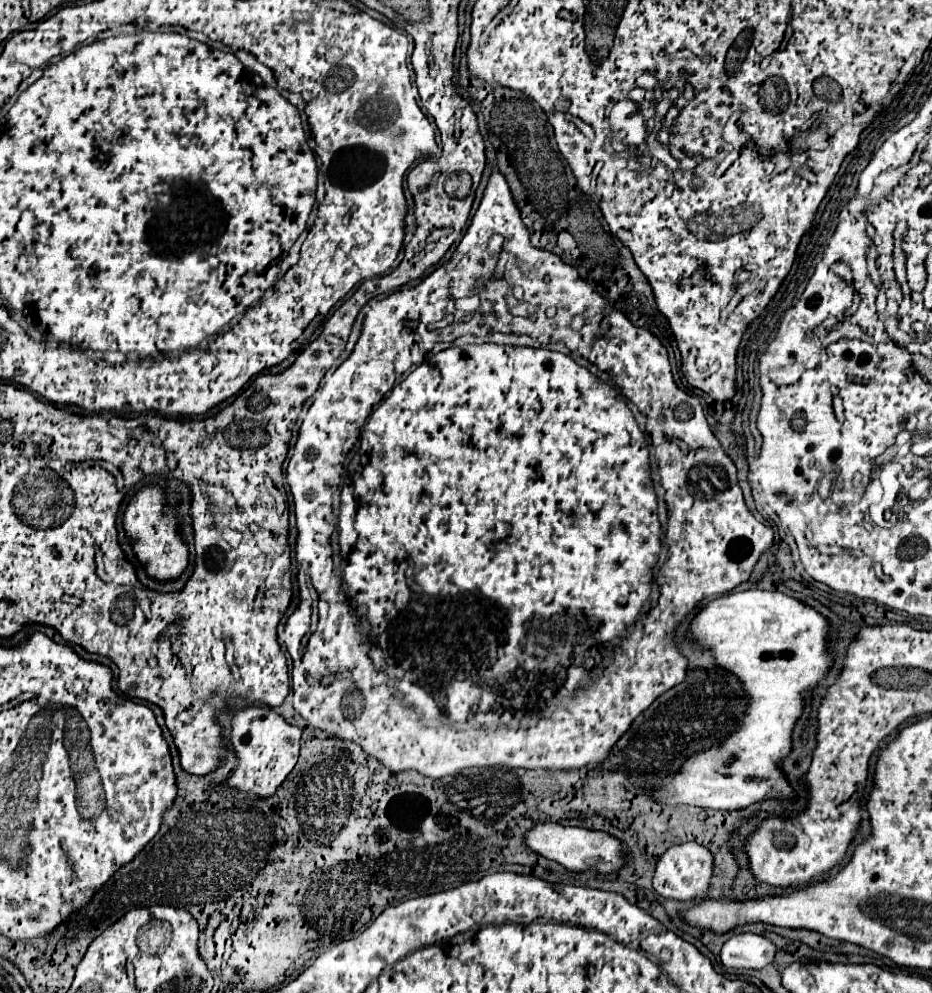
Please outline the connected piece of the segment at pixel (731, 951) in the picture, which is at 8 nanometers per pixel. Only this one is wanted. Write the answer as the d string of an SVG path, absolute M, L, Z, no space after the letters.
M736 933L722 947L720 959L728 969L762 969L774 961L774 943L756 933Z

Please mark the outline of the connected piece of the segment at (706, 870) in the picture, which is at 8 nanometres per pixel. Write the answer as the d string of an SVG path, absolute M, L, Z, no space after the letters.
M680 843L680 845L672 845L658 861L654 873L654 889L662 897L670 897L678 901L694 901L694 899L702 899L710 891L712 875L714 875L714 855L704 845Z

